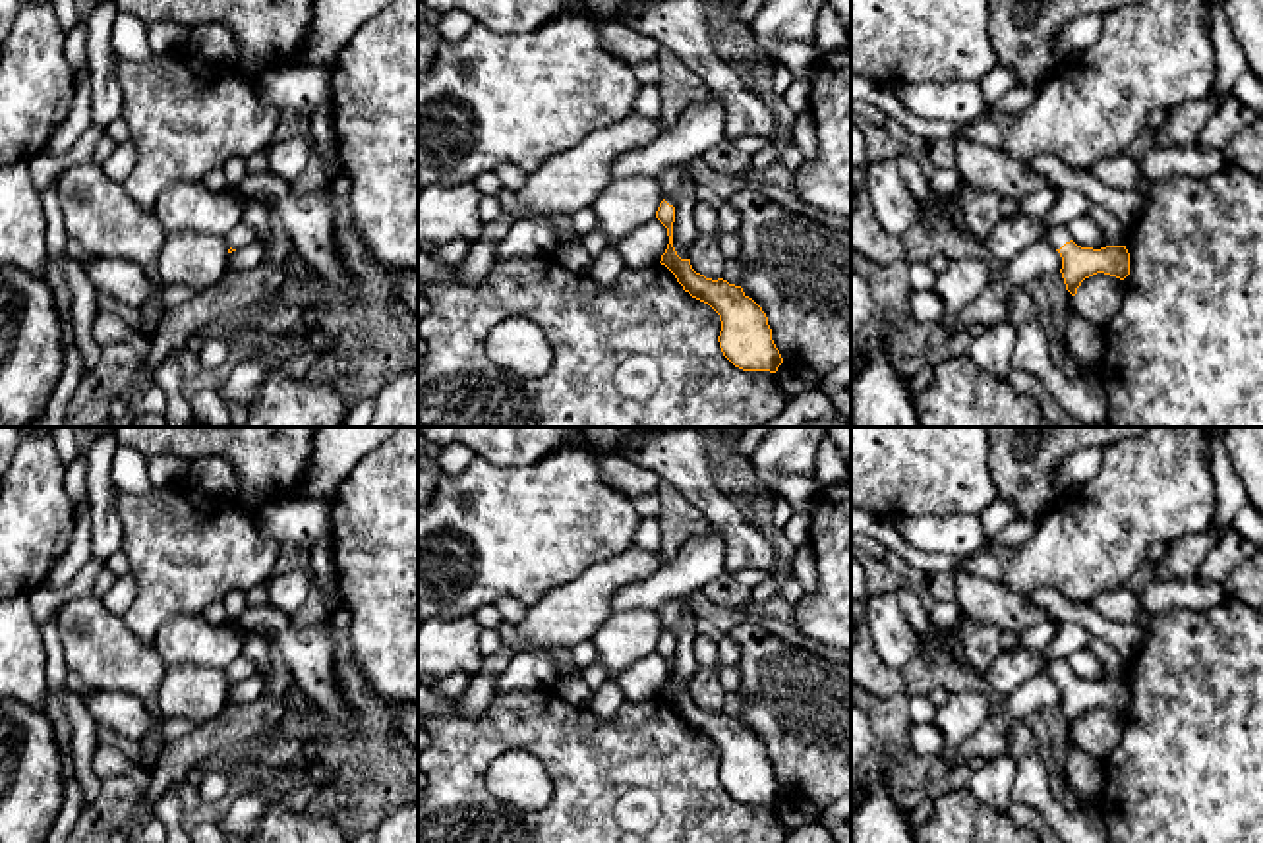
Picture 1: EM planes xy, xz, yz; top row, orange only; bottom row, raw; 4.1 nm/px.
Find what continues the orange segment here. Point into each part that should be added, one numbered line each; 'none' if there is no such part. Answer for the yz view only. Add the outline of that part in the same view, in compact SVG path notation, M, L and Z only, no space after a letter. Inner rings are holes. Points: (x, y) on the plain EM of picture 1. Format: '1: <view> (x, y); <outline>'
1: yz (1057, 671); M1066 661L1050 663L1044 671L1044 675L1050 677L1052 681L1056 681L1056 683L1060 683L1070 673L1072 673L1072 669Z

